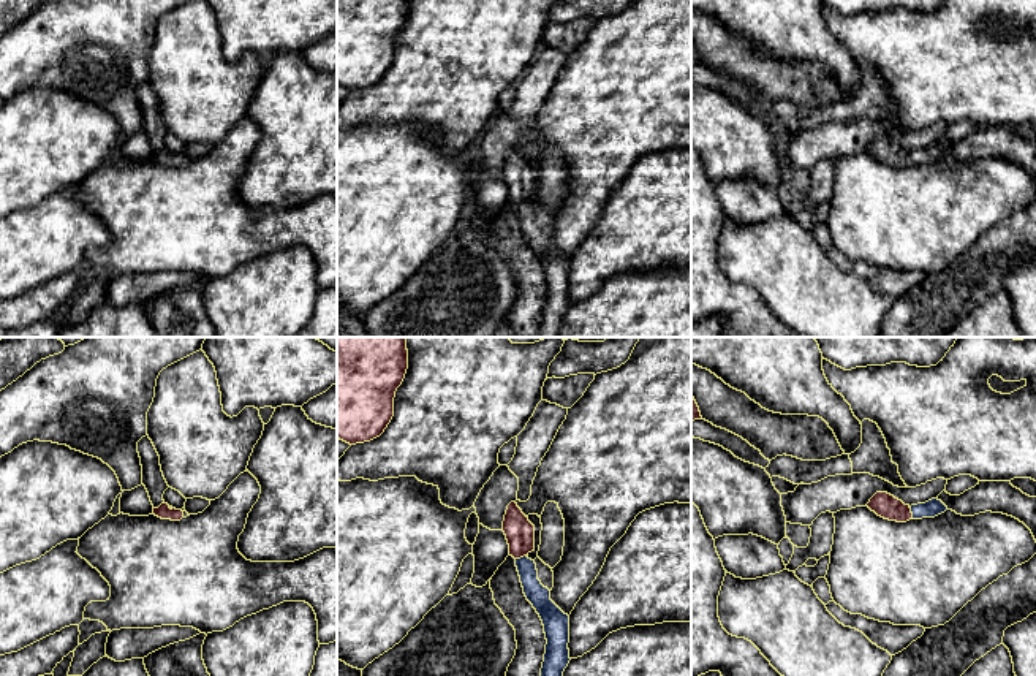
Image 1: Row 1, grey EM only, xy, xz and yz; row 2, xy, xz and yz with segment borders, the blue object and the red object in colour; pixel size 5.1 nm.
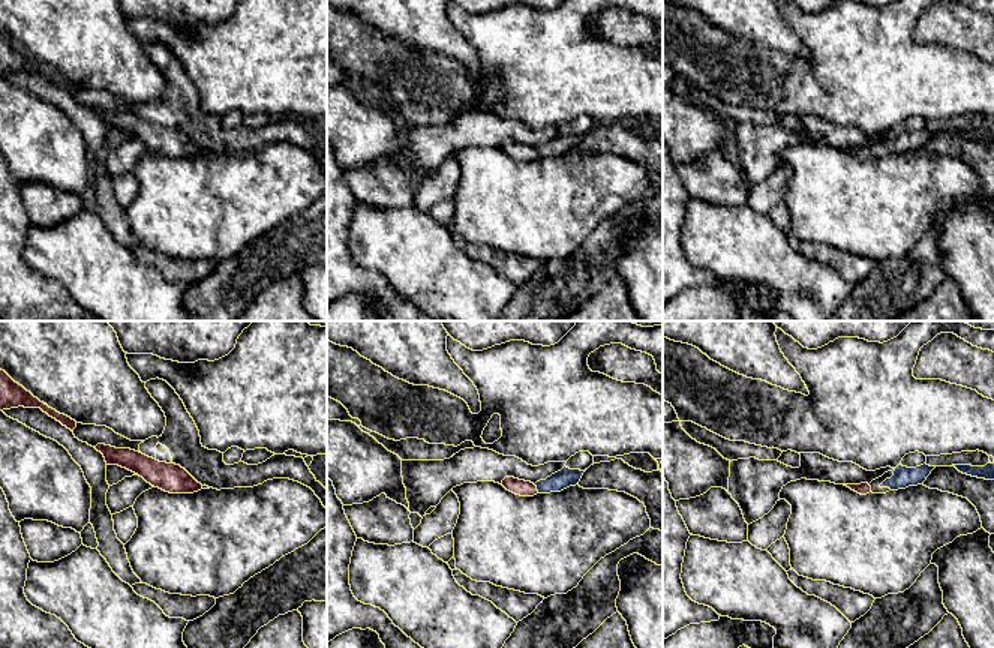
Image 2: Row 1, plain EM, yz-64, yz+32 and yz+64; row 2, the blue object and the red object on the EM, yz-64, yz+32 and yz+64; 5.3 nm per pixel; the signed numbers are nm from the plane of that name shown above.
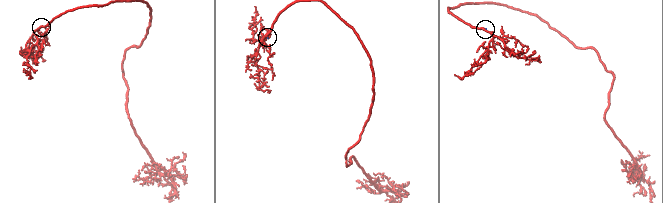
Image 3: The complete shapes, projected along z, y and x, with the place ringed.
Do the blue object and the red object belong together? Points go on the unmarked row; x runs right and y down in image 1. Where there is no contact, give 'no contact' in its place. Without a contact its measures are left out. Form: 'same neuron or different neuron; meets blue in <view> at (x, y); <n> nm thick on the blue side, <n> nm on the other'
same neuron; meets blue in yz at (911, 157); 90 nm thick on the blue side, 120 nm on the other

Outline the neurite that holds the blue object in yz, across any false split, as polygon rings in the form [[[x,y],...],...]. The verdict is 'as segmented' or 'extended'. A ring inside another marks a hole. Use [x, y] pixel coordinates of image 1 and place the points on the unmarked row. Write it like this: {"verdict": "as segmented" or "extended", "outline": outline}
{"verdict": "extended", "outline": [[[876,138],[870,144],[867,152],[878,161],[897,168],[906,168],[909,165],[935,163],[947,155],[947,152],[938,144],[932,144],[925,149],[917,149],[909,152],[887,138]]]}

